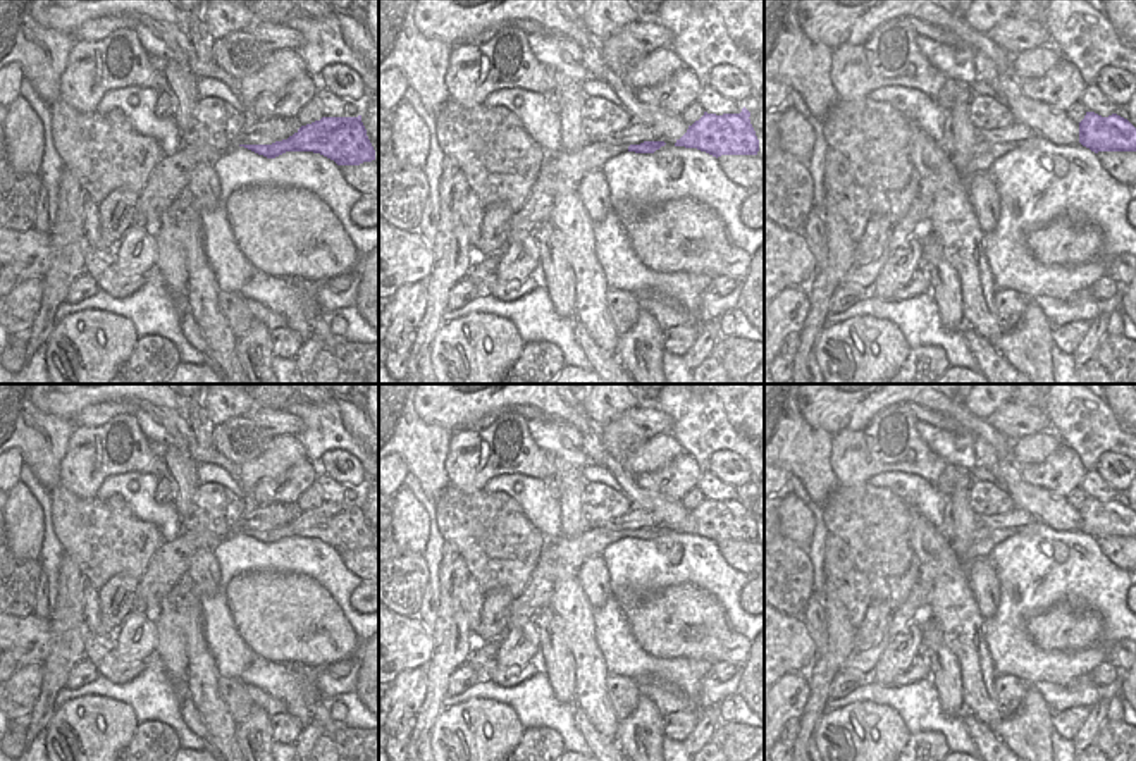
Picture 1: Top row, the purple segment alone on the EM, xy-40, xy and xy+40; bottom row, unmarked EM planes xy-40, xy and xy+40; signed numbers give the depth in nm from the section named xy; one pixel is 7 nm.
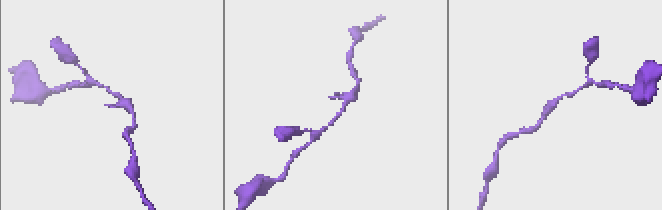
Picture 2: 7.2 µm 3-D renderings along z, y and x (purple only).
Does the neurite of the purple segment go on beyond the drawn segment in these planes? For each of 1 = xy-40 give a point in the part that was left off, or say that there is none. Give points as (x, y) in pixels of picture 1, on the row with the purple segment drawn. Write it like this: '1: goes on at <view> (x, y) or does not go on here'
1: does not go on here

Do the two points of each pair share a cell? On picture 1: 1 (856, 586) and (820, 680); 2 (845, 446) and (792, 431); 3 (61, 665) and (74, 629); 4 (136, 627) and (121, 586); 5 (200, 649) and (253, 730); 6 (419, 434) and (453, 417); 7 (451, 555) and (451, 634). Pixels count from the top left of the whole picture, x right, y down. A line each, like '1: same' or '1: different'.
1: different
2: different
3: same
4: different
5: different
6: different
7: same

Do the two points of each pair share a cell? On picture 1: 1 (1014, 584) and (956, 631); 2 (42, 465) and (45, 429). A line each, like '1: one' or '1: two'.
1: two
2: one

